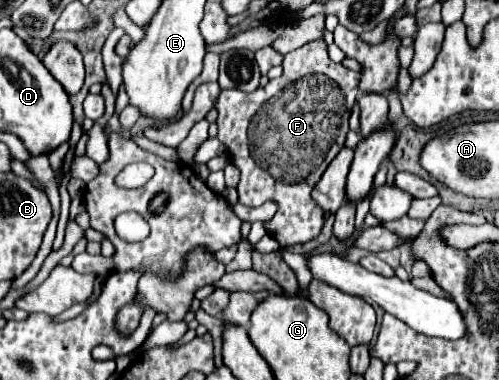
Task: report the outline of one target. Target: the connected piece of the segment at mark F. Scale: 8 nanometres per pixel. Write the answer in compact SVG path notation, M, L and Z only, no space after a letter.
M317 39L285 55L283 75L279 79L271 79L265 87L259 87L253 93L243 93L239 89L225 89L215 101L215 107L219 111L217 139L227 145L233 163L237 157L237 167L241 169L241 181L237 185L239 203L245 207L259 207L267 199L279 203L275 219L263 223L267 235L279 243L279 249L287 249L297 243L303 245L315 239L323 229L325 211L313 201L311 191L315 183L321 179L327 165L345 145L351 107L359 93L357 85L359 85L359 71L345 69L341 63L331 61L327 55L327 43L323 39Z

